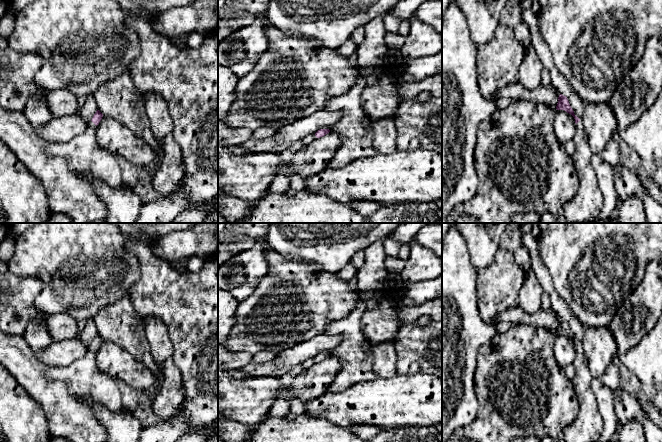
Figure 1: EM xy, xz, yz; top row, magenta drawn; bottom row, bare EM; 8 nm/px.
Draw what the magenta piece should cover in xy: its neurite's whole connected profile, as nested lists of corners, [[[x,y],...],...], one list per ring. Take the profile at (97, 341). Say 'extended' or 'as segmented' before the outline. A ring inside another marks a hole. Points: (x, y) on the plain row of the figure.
extended; [[[0,329],[0,364],[2,364],[41,406],[51,437],[68,438],[71,442],[106,442],[107,431],[92,409],[97,403],[110,411],[123,408],[116,380],[101,372],[96,365],[96,351],[103,341],[97,334],[86,355],[66,367],[49,367],[38,360],[21,336],[5,334]]]

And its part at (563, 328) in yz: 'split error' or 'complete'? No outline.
split error

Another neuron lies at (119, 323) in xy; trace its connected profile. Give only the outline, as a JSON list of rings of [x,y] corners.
[[[126,293],[115,302],[102,308],[94,317],[98,334],[140,361],[155,378],[163,377],[151,410],[157,420],[168,420],[180,413],[184,401],[182,373],[172,358],[158,365],[150,352],[146,339],[144,319],[134,309]]]

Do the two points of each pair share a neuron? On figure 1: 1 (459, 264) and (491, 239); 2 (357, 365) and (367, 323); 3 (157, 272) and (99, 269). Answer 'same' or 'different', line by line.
1: different
2: different
3: different

